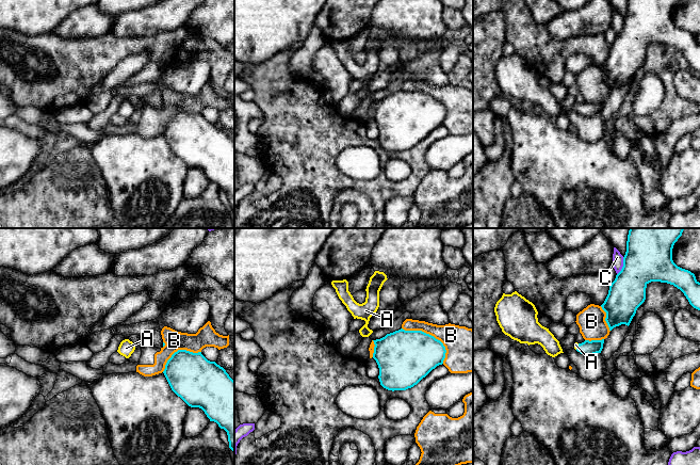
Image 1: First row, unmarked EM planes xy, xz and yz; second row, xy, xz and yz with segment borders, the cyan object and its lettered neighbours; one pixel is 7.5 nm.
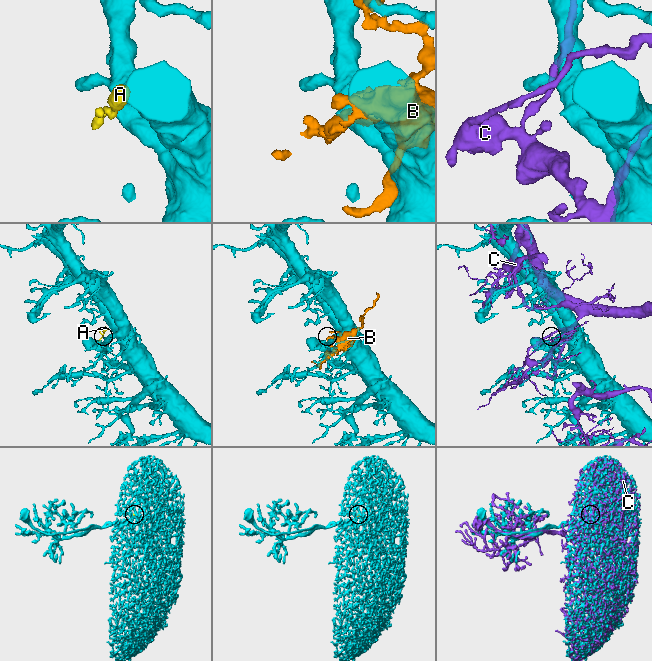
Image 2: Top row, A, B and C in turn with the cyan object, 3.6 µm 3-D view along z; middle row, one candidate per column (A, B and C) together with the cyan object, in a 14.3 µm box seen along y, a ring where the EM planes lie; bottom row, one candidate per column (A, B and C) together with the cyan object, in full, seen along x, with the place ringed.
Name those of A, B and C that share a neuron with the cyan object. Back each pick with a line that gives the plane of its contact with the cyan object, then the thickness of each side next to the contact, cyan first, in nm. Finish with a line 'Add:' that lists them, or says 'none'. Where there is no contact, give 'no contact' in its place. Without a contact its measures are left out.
A: meets cyan in yz; 110 nm thick on the cyan side, 30 nm on the other
Add: A

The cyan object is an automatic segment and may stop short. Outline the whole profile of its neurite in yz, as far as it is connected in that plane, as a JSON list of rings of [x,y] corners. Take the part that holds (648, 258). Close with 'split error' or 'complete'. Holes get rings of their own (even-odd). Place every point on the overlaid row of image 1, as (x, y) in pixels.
[[[630,228],[626,241],[626,252],[623,257],[623,267],[616,275],[615,280],[611,284],[608,294],[601,305],[606,312],[605,321],[612,331],[621,324],[630,325],[637,308],[646,300],[646,288],[651,282],[661,282],[673,285],[680,289],[689,304],[700,310],[700,283],[696,279],[694,273],[678,267],[672,260],[672,248],[678,239],[682,236],[684,228]]]; complete

